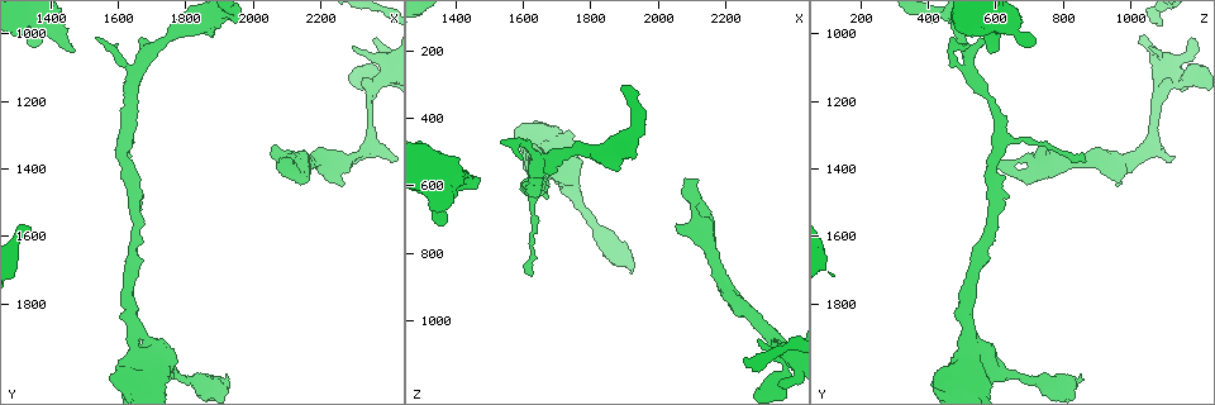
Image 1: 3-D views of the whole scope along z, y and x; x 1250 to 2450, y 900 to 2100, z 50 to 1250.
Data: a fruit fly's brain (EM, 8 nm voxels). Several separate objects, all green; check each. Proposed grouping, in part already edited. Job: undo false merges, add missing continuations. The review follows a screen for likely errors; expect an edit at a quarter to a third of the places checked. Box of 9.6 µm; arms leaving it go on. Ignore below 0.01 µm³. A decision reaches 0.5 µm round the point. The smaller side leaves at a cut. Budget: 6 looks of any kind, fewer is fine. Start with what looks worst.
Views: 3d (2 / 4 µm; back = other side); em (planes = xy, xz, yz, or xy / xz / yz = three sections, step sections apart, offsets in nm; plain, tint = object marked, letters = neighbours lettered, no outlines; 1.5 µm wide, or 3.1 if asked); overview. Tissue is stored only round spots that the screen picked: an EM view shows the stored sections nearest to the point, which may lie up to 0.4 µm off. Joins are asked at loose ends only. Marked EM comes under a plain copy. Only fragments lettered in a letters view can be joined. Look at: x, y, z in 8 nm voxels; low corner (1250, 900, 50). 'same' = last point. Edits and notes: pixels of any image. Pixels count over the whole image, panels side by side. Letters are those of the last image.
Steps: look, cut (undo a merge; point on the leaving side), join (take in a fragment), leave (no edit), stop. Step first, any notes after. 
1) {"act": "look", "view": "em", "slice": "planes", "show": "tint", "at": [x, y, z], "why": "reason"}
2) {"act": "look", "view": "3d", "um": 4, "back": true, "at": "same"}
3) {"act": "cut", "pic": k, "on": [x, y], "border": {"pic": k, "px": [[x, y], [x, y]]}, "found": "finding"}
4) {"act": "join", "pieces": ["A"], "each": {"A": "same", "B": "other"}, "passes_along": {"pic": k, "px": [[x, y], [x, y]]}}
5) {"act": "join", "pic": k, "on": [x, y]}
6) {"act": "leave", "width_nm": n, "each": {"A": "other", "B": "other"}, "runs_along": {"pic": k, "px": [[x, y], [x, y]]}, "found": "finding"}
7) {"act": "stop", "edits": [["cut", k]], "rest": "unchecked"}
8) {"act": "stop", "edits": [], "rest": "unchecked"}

{"act": "look", "view": "em", "slice": "planes", "show": "tint", "at": [1350, 980, 650], "why": "sudden change in width"}

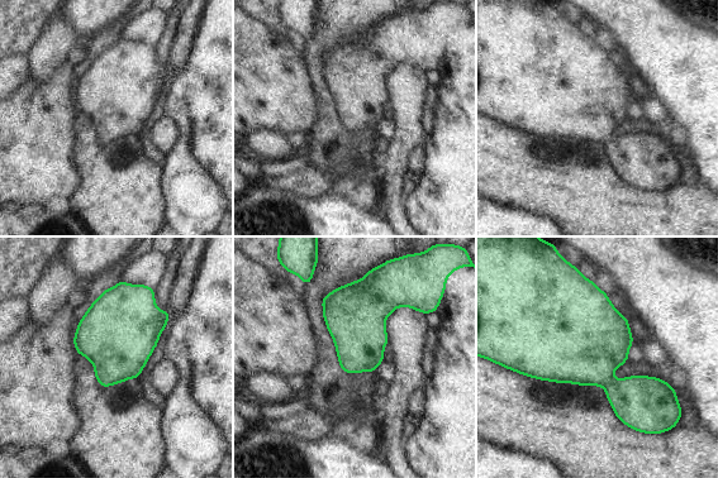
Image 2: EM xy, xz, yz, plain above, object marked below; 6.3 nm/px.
{"act": "look", "view": "em", "slice": "planes", "show": "letters", "at": "same"}

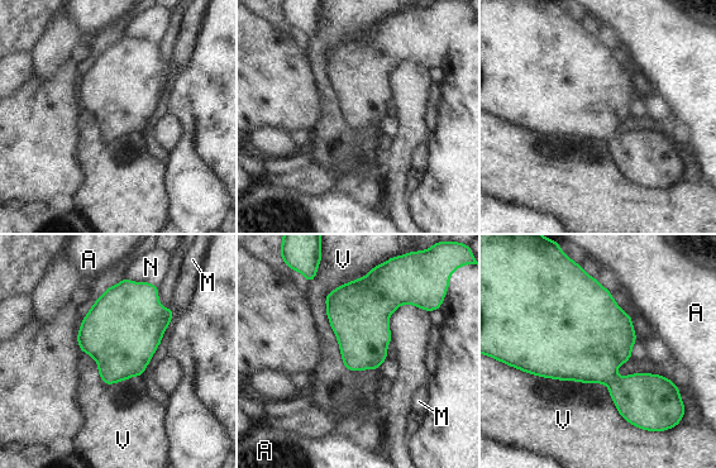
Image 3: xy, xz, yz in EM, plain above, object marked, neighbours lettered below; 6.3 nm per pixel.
{"act": "leave", "each": {"A": "other", "M": "other", "N": "other", "V": "other"}, "border": {"pic": 3, "px": [[371, 270], [325, 296], [342, 358]]}, "found": "continuous, no second neuron"}

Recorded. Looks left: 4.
{"act": "look", "view": "3d", "um": 4, "at": [2070, 1380, 570], "why": "free end"}

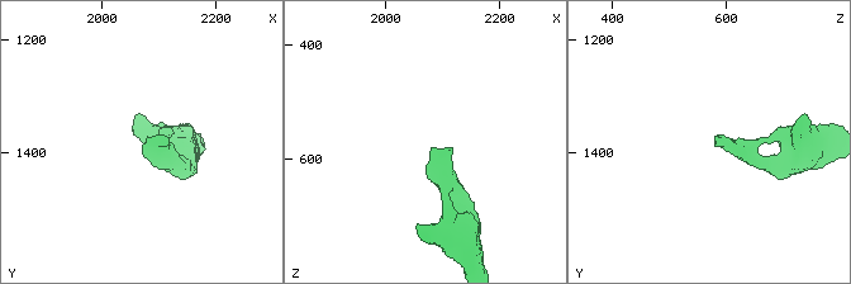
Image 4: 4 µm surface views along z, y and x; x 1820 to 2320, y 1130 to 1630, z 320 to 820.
{"act": "look", "view": "em", "slice": "planes", "show": "letters", "at": [2085, 1370, 580]}

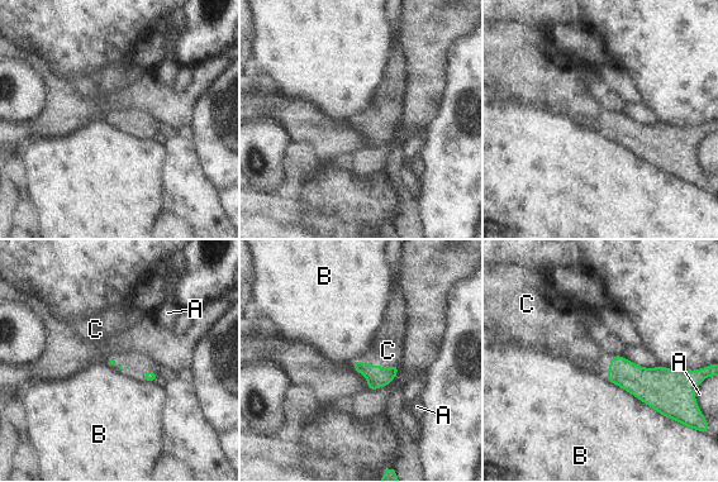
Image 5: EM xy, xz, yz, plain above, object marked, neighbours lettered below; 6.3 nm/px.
{"act": "join", "pieces": ["C"], "each": {"A": "other", "B": "other", "C": "same"}, "passes_along": {"pic": 5, "px": [[377, 377], [377, 367], [388, 351]]}, "found": "the neuron continues"}

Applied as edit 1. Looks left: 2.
{"act": "stop", "edits": [["join", 5]], "rest": "unchecked"}

